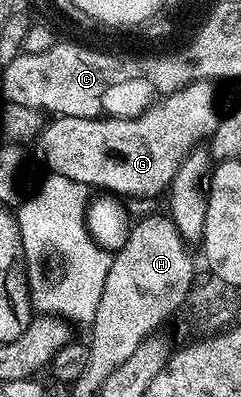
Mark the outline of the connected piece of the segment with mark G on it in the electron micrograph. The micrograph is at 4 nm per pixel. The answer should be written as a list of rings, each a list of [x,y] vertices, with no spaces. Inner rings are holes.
[[[197,80],[153,101],[138,116],[105,116],[95,120],[59,116],[46,123],[39,137],[41,156],[56,175],[71,178],[93,190],[125,196],[157,196],[168,189],[175,178],[175,170],[198,147],[200,140],[208,141],[217,129],[219,111],[213,97],[214,85],[208,80]]]

